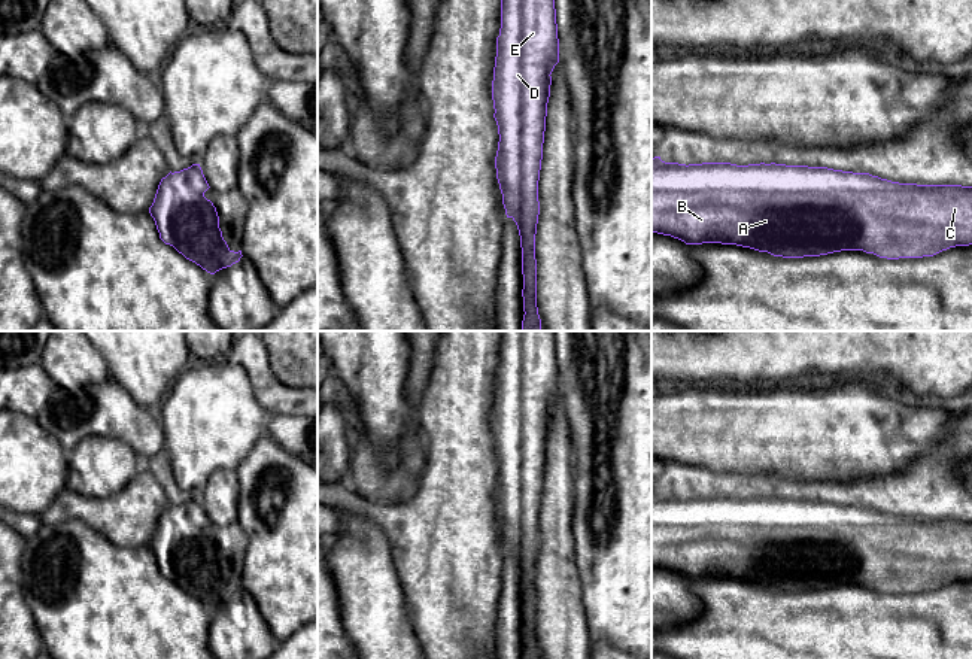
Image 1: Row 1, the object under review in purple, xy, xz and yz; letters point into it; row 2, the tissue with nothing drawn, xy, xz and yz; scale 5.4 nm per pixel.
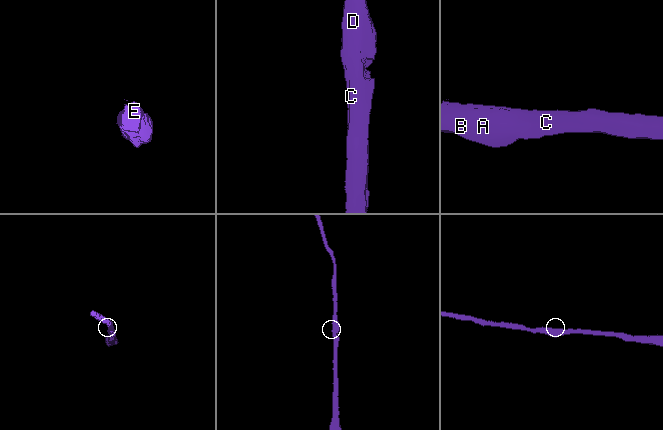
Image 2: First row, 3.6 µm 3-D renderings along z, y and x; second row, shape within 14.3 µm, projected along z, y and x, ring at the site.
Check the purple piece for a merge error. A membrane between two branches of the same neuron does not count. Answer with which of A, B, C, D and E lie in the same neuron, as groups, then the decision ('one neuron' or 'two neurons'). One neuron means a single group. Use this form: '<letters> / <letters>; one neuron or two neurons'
A B C D E; one neuron

